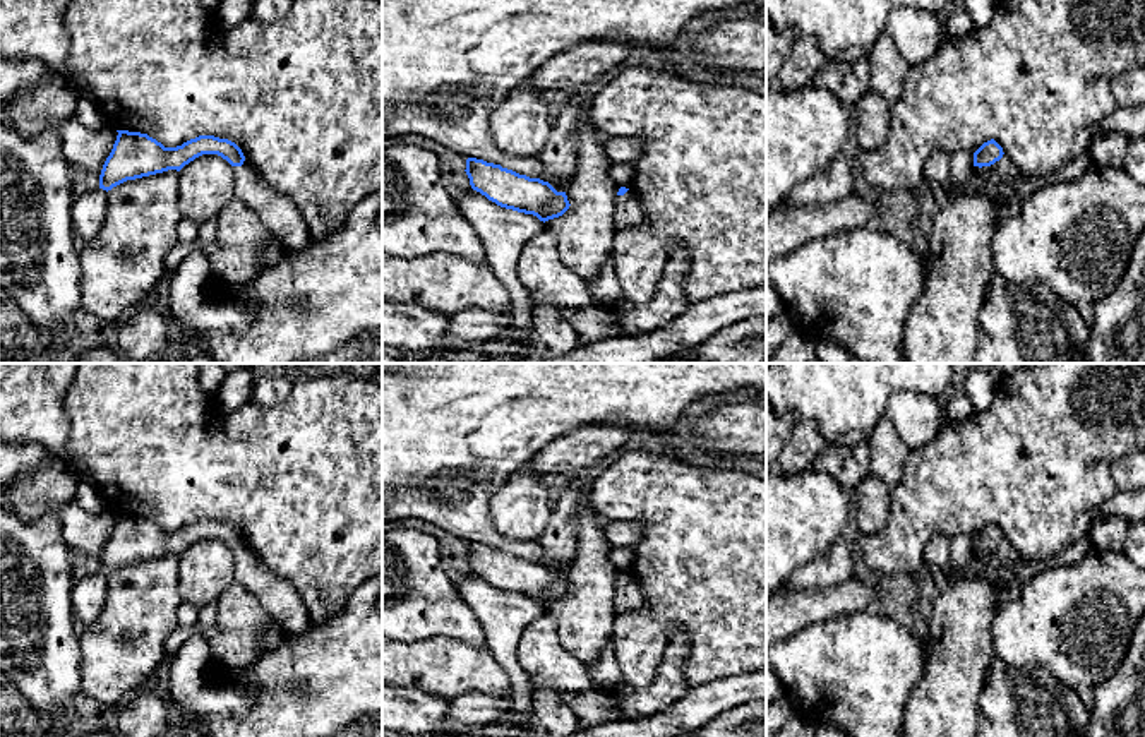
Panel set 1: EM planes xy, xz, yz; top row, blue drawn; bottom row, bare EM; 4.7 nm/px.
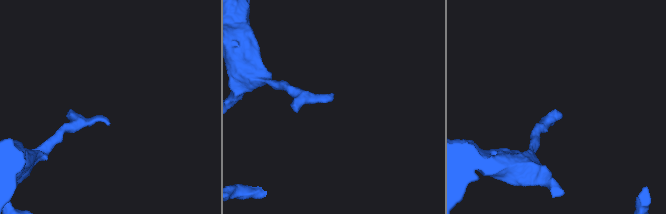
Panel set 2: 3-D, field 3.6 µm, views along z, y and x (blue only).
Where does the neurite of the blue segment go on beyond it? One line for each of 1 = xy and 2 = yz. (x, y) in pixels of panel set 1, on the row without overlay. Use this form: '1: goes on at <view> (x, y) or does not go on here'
1: goes on at xy (276, 595)
2: goes on at yz (1001, 563)

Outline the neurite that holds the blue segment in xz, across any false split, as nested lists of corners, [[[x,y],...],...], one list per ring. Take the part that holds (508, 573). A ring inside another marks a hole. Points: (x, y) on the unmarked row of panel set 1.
[[[468,542],[466,559],[473,574],[501,591],[533,598],[540,605],[562,600],[569,593],[566,576],[557,576],[549,566],[530,562],[501,548]]]

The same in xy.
[[[117,516],[113,533],[99,559],[99,572],[108,576],[127,564],[168,554],[180,555],[202,538],[218,538],[233,552],[235,581],[261,602],[285,632],[300,634],[312,626],[309,610],[297,590],[261,560],[235,526],[214,519],[199,519],[182,530],[165,531],[147,518]]]

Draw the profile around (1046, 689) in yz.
[[[992,656],[979,698],[975,737],[1087,737],[1090,710],[1075,689],[1061,684],[1044,667],[1011,667]]]

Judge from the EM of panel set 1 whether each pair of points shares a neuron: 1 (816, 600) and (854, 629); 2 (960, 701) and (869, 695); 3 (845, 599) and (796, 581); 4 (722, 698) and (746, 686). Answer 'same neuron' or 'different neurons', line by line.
1: different neurons
2: different neurons
3: different neurons
4: same neuron

